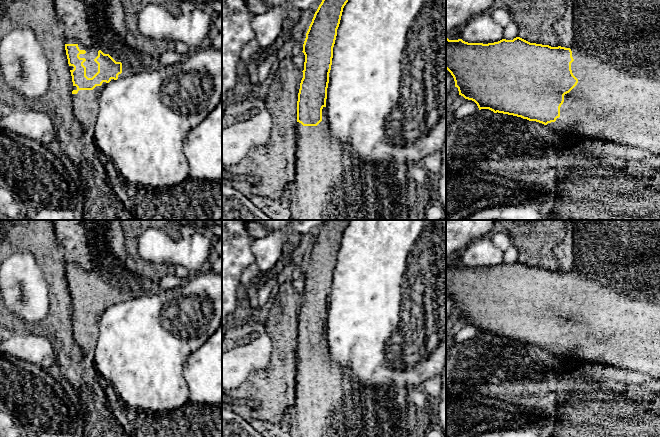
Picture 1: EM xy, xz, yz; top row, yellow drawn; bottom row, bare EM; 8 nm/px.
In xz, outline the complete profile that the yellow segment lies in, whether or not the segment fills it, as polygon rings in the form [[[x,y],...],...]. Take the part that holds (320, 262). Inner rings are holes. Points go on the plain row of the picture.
[[[326,220],[315,236],[306,257],[302,275],[305,279],[303,302],[297,325],[296,400],[287,412],[290,434],[291,437],[410,437],[407,412],[403,409],[401,401],[392,401],[383,388],[376,390],[356,382],[330,357],[326,334],[329,297],[337,253],[348,223],[349,220]]]

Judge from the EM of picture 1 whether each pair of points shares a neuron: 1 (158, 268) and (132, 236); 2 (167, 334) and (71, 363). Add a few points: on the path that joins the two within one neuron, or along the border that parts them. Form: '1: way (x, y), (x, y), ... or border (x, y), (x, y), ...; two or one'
1: way (147, 268), (132, 254), (132, 247); one
2: border (94, 352), (94, 365), (98, 371); two

